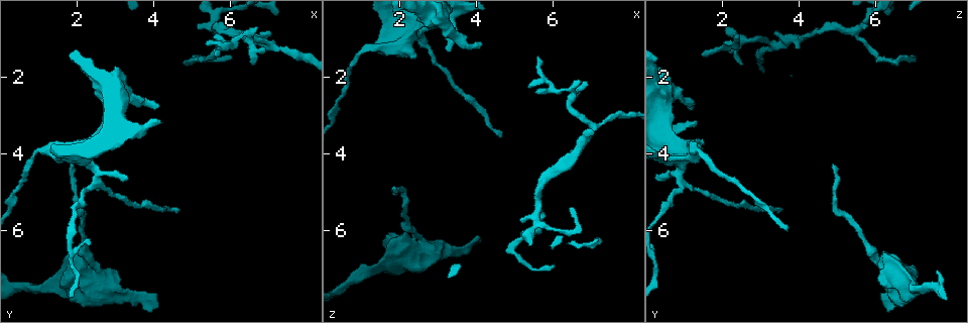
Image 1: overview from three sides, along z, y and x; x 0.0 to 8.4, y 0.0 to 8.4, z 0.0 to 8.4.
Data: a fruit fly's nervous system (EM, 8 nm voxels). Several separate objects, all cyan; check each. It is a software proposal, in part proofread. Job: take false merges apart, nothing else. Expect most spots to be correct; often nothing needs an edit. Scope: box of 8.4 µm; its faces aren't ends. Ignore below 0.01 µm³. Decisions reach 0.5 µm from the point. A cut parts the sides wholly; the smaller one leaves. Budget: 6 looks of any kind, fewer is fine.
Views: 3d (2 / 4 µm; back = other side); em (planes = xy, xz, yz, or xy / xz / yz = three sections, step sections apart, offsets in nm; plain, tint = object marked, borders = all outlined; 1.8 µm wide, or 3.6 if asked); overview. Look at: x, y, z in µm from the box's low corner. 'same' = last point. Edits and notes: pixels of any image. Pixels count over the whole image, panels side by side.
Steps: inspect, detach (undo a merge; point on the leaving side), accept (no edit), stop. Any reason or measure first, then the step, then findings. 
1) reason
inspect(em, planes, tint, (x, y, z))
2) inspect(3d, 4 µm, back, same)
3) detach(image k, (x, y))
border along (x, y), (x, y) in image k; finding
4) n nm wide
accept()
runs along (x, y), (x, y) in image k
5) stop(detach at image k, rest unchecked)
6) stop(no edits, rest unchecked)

branch point
inspect(em, planes, tint, (6.45, 1.05, 2.55))

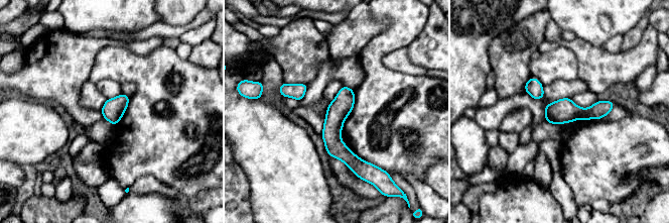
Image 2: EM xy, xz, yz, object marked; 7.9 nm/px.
170 nm wide
accept()
runs along (344, 89), (335, 144), (358, 168) in image 2; continuous, no second neuron

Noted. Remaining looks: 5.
calibre changes
inspect(em, xy, step 8, tint, (3.60, 2.70, 1.10))

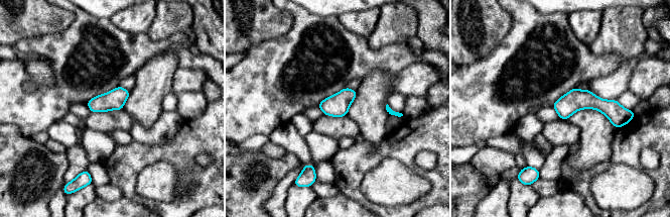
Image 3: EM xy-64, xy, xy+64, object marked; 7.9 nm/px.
accept()
runs along (556, 105), (595, 102), (623, 117) in image 3; one neuron here

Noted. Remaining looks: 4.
a narrow waist
inspect(em, planes, tint, (2.20, 4.05, 0.90))

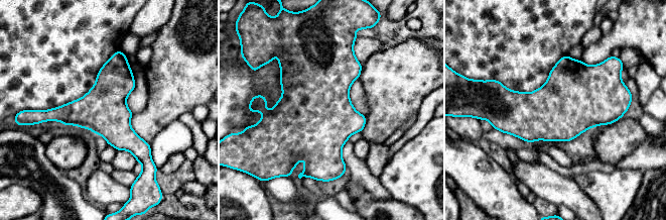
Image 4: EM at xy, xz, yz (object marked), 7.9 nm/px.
380 nm wide
accept()
continuous, no second neuron

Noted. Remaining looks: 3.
stop(no edits, rest unchecked)

